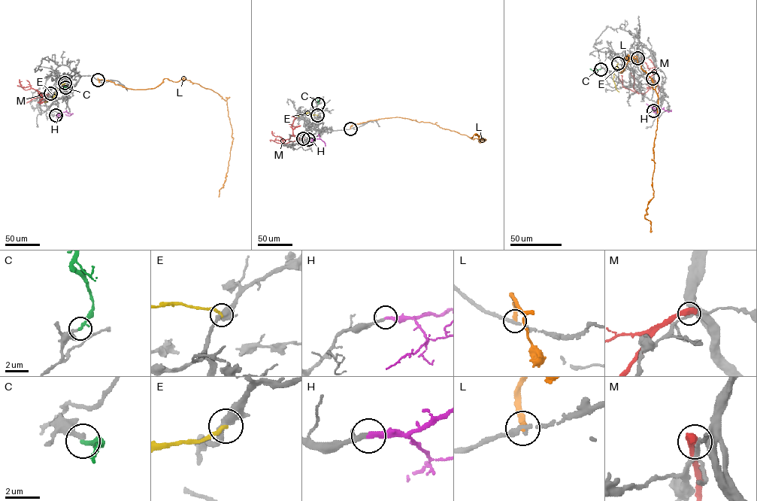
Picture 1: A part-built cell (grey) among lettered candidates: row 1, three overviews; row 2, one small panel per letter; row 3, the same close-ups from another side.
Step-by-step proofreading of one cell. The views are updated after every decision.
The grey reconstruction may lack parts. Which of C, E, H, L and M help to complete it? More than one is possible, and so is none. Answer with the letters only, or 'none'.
H

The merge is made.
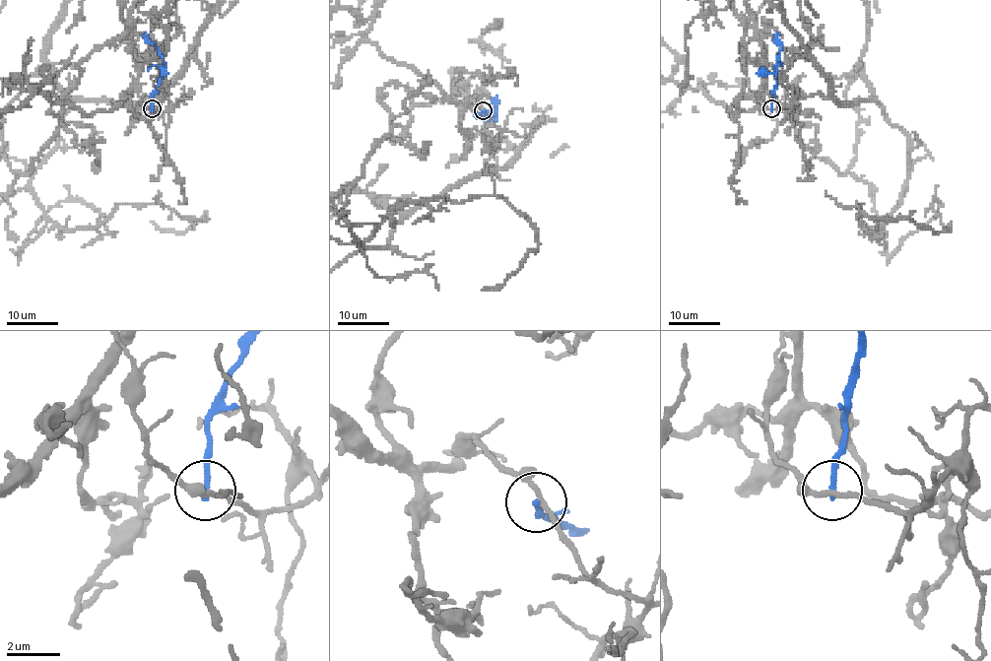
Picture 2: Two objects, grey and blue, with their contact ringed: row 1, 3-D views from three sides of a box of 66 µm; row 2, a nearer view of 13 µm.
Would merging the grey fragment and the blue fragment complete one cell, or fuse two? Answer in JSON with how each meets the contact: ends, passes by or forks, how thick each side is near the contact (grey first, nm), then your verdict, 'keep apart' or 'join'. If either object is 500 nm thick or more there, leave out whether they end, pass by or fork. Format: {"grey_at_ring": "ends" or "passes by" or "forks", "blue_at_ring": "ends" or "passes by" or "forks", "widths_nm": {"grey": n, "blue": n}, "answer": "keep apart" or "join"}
{"grey_at_ring": "passes by", "blue_at_ring": "ends", "widths_nm": {"grey": 180, "blue": 240}, "answer": "keep apart"}

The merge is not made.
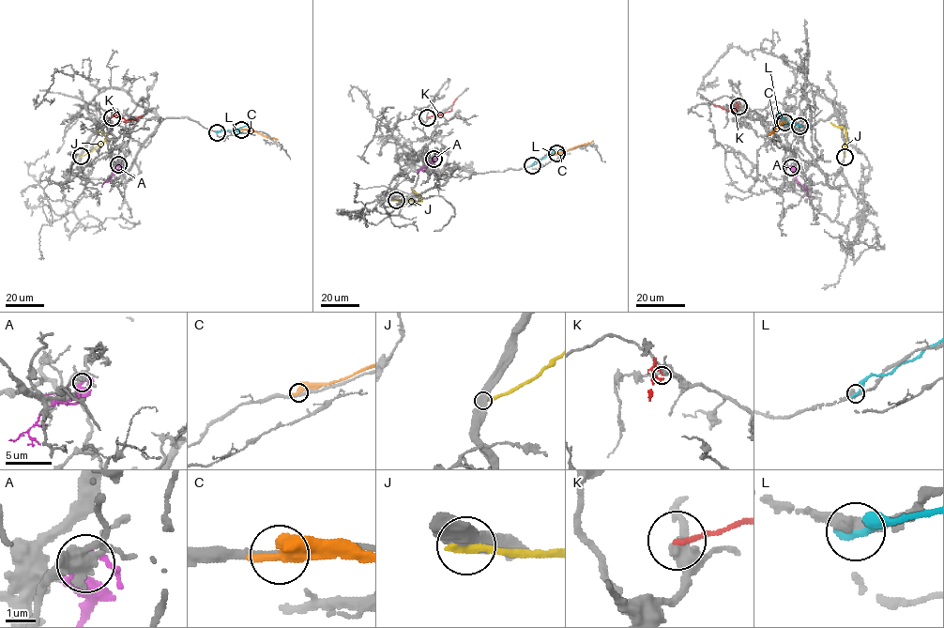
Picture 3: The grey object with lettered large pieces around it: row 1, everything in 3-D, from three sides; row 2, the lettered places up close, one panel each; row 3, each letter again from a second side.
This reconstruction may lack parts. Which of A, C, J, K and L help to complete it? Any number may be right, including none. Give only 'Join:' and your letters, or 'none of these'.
Join: none of these

